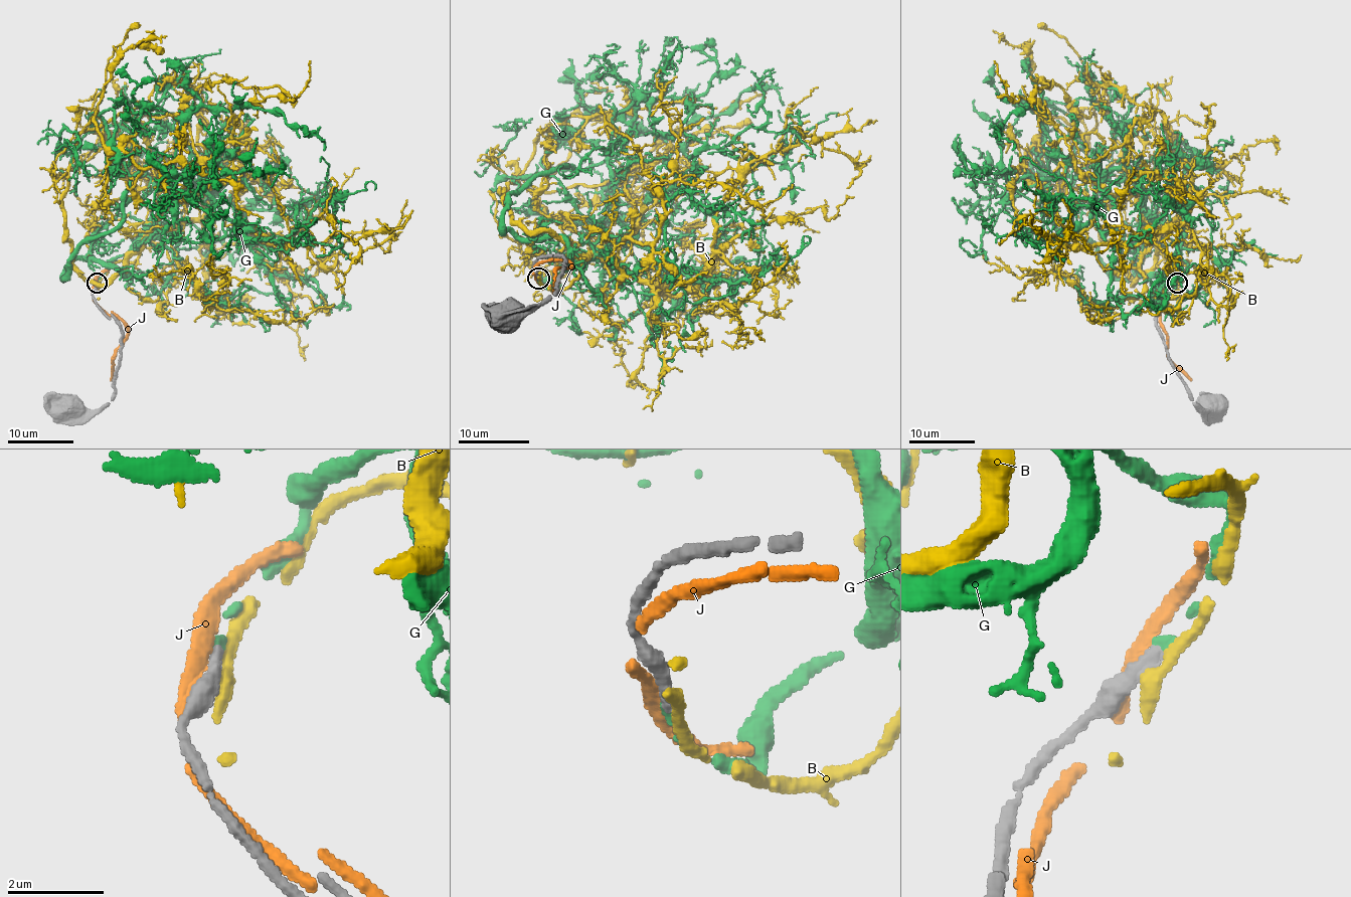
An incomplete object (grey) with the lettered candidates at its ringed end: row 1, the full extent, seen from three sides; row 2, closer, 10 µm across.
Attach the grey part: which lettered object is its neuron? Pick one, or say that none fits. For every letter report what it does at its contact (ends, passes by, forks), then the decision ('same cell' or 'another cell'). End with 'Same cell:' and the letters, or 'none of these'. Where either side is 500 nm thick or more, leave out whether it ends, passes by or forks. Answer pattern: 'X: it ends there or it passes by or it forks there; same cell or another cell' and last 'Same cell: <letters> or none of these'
B: it ends there; another cell
G: it ends there; same cell
J: another cell
Same cell: G

